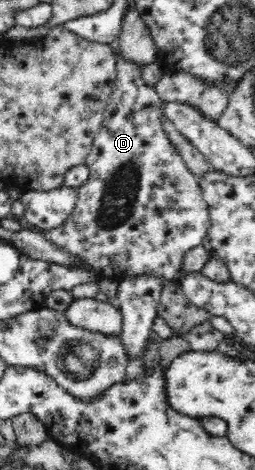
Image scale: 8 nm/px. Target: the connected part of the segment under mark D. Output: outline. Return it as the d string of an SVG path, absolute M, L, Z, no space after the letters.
M115 45L114 48L114 88L103 112L101 128L96 132L84 162L89 169L89 178L76 188L75 208L61 226L47 230L32 226L30 230L83 261L83 266L92 268L101 278L119 283L127 277L153 275L178 282L183 274L184 256L201 245L209 232L210 214L202 195L201 178L187 168L164 131L161 124L164 103L154 88L141 79L143 66L123 58Z

